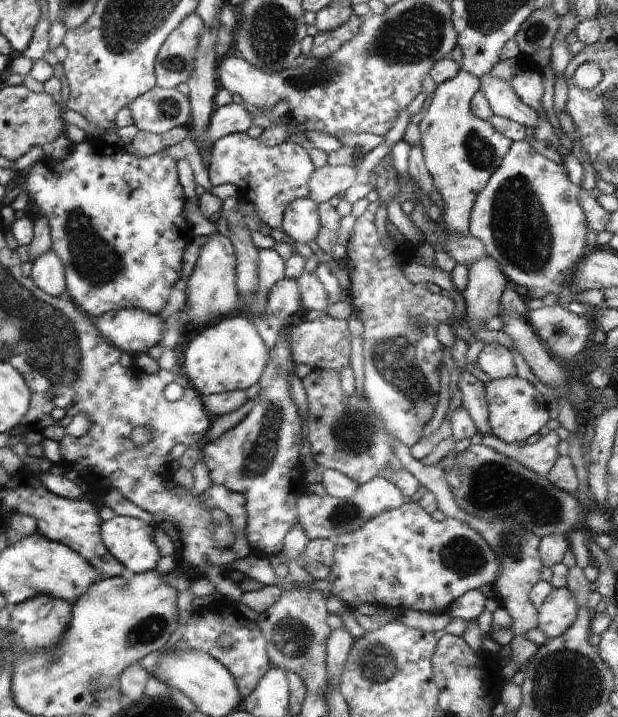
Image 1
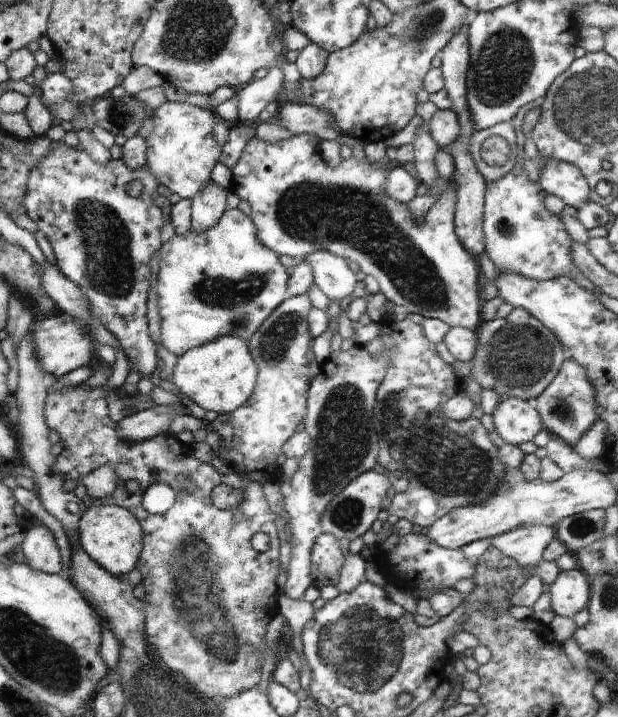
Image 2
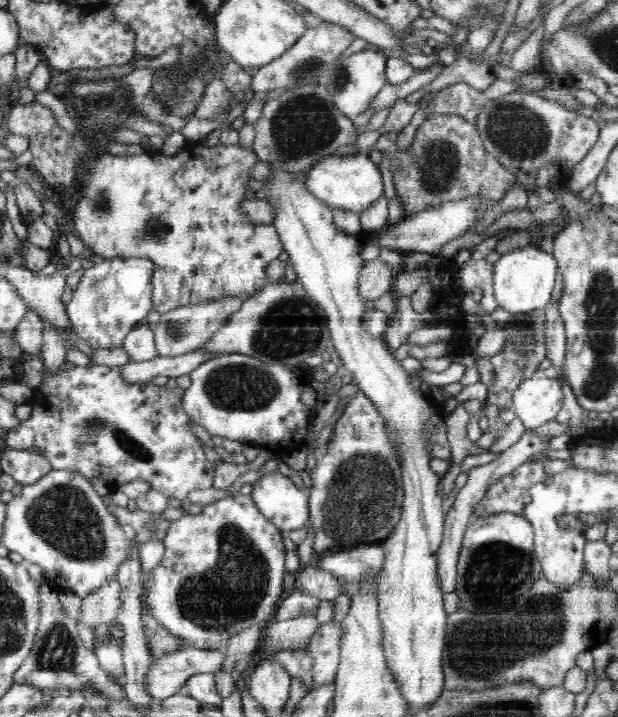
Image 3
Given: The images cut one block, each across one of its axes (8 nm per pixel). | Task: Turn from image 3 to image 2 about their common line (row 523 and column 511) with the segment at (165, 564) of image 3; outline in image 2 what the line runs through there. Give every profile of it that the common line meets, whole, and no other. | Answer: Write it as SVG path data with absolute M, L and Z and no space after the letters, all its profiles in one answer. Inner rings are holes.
M514 166L510 172L500 179L487 182L483 210L483 233L485 252L502 274L520 274L532 280L554 280L560 276L568 276L572 281L580 276L580 270L572 262L572 240L568 236L560 215L550 212L544 200L548 194L541 188L539 182L528 180L524 166Z

